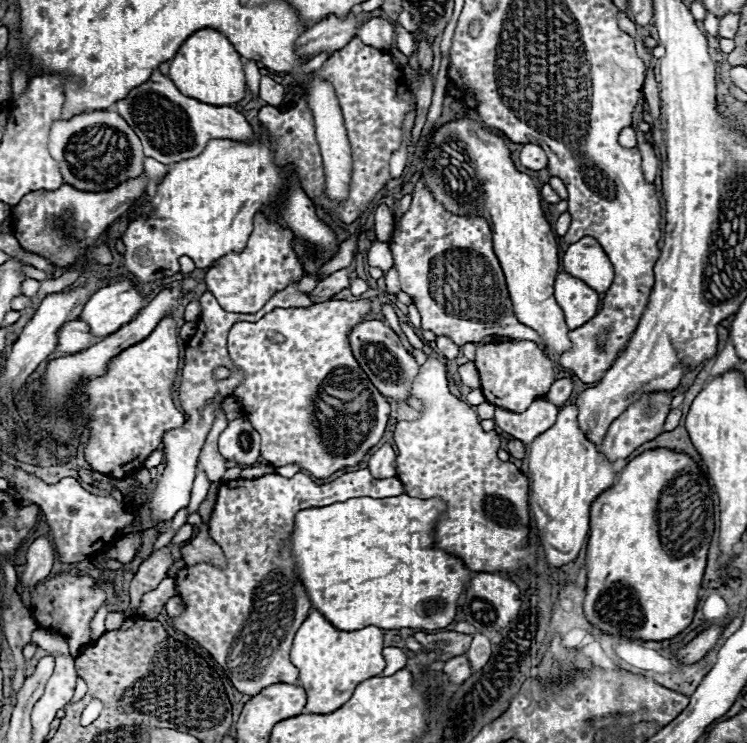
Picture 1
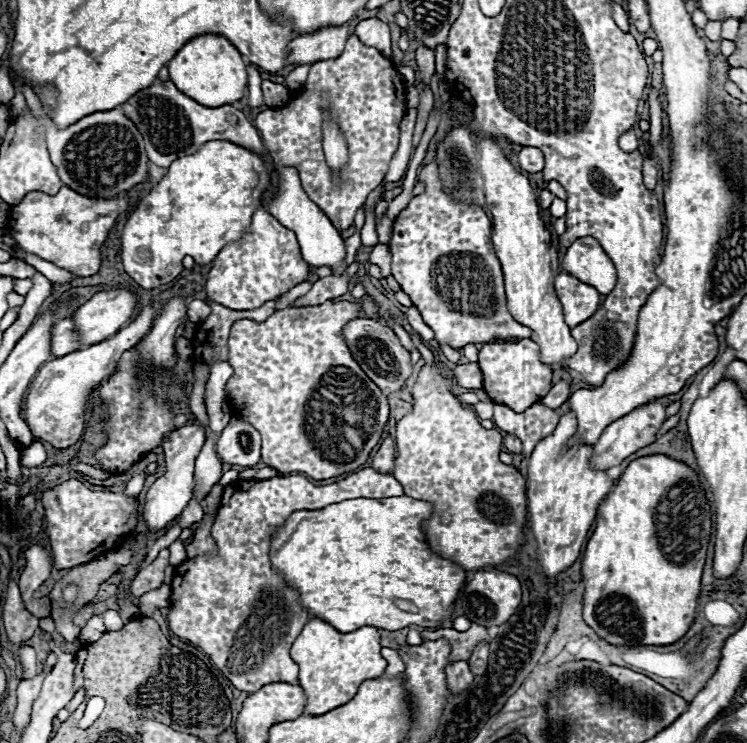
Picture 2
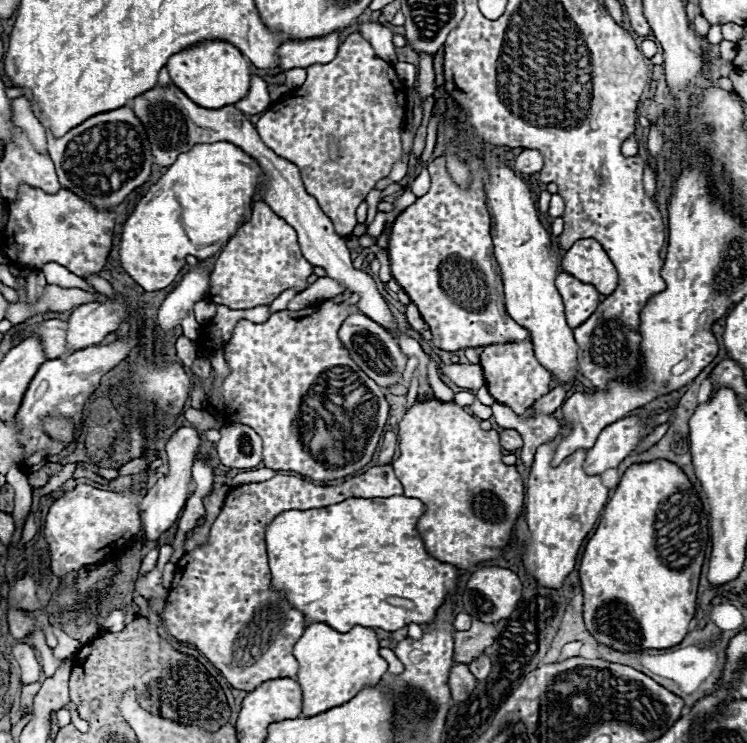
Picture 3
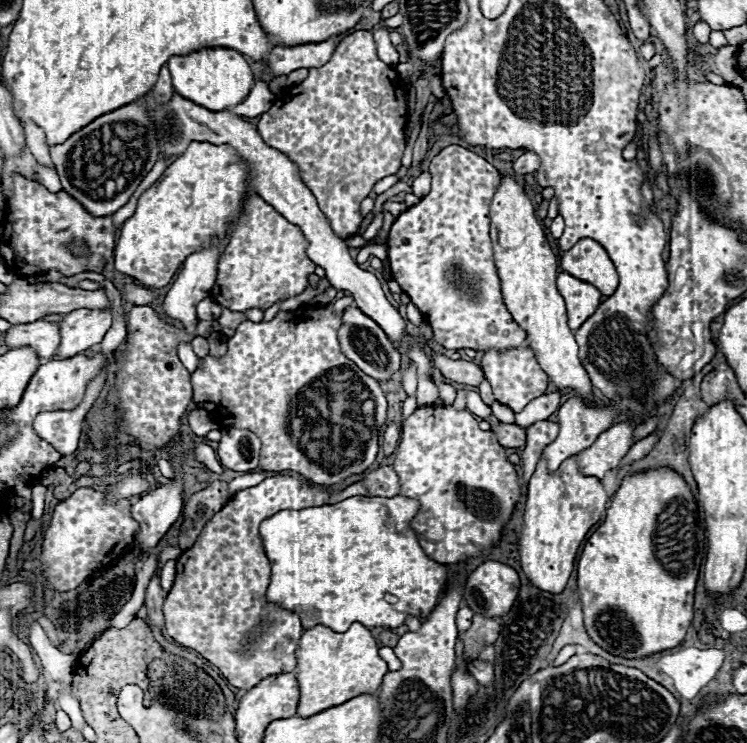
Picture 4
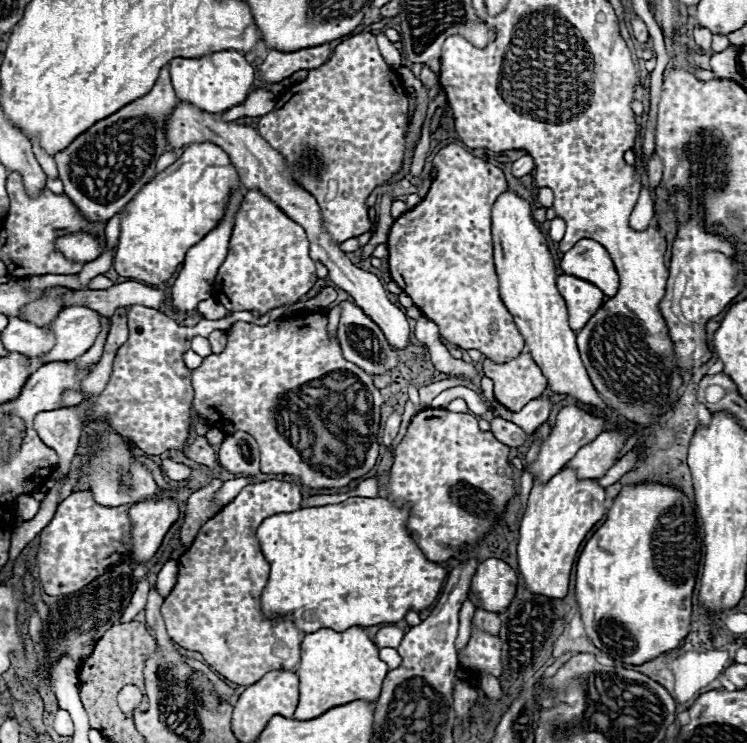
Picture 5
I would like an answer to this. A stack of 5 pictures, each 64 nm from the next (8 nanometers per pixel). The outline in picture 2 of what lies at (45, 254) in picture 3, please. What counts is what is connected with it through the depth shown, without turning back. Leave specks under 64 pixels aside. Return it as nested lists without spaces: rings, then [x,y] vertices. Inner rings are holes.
[[[66,186],[56,196],[32,190],[20,204],[12,206],[8,234],[16,240],[24,254],[36,254],[42,260],[54,262],[76,276],[92,276],[100,270],[102,246],[114,226],[116,216],[128,208],[128,196],[114,200],[90,200]]]

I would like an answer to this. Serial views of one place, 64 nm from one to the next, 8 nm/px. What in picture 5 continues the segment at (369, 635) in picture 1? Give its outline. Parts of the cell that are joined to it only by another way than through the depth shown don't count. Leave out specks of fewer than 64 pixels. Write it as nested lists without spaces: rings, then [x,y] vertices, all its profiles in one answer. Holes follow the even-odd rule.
[[[360,626],[336,632],[332,628],[320,628],[304,636],[302,660],[296,670],[300,676],[300,702],[294,712],[296,720],[312,720],[330,708],[364,700],[376,702],[386,678],[388,666],[378,658],[378,648],[366,636]]]

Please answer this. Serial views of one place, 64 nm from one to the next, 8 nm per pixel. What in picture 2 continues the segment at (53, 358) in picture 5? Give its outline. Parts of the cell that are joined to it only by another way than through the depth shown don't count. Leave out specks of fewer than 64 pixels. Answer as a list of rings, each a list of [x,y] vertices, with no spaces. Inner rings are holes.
[[[124,288],[102,290],[84,302],[72,316],[82,346],[98,344],[116,334],[132,316],[136,298]]]

